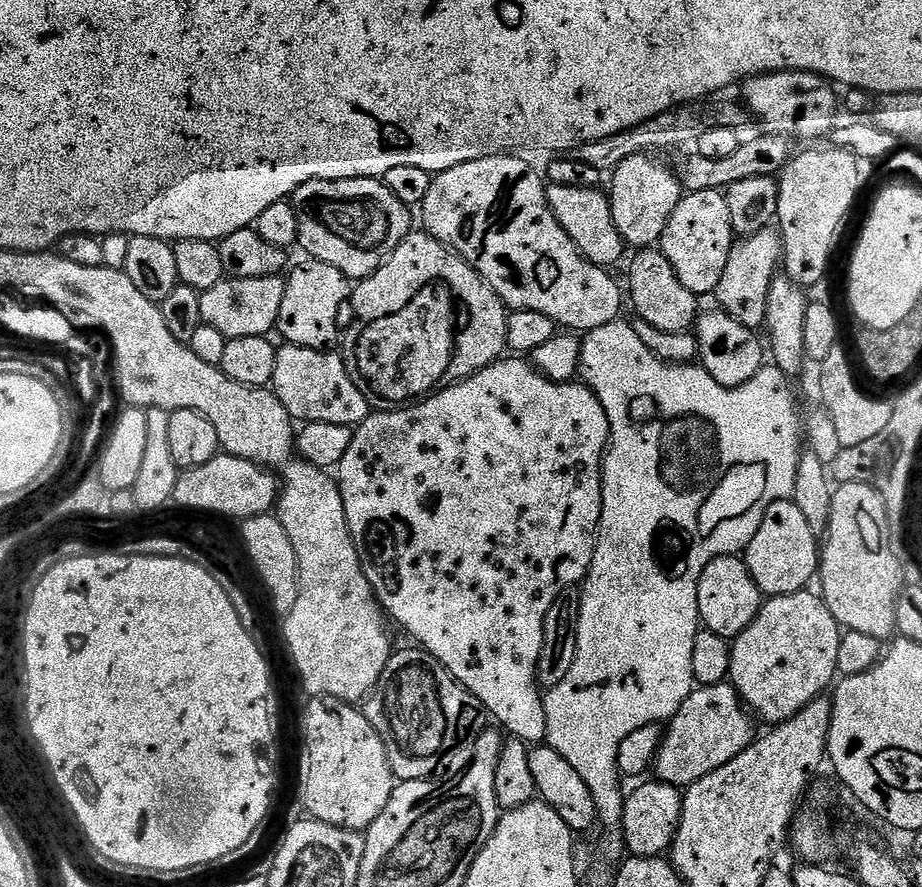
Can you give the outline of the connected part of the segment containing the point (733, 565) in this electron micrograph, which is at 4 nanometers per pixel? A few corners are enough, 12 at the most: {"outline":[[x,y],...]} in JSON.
{"outline":[[739,555],[716,556],[698,582],[705,629],[735,638],[762,593]]}

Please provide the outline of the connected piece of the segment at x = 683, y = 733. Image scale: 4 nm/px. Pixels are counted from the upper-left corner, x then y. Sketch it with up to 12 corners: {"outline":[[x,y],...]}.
{"outline":[[731,682],[697,687],[663,729],[655,779],[684,790],[752,744]]}

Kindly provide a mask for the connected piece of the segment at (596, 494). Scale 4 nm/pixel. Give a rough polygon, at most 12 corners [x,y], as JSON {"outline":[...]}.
{"outline":[[501,358],[338,466],[381,609],[509,737],[606,410]]}

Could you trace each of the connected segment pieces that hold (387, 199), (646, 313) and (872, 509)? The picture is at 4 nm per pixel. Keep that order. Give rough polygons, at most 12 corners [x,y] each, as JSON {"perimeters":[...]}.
{"perimeters":[[[379,179],[293,192],[298,244],[359,282],[413,231]],[[655,247],[628,264],[626,296],[639,319],[687,332],[698,298]],[[871,484],[832,494],[818,573],[841,629],[896,632],[906,577]]]}

